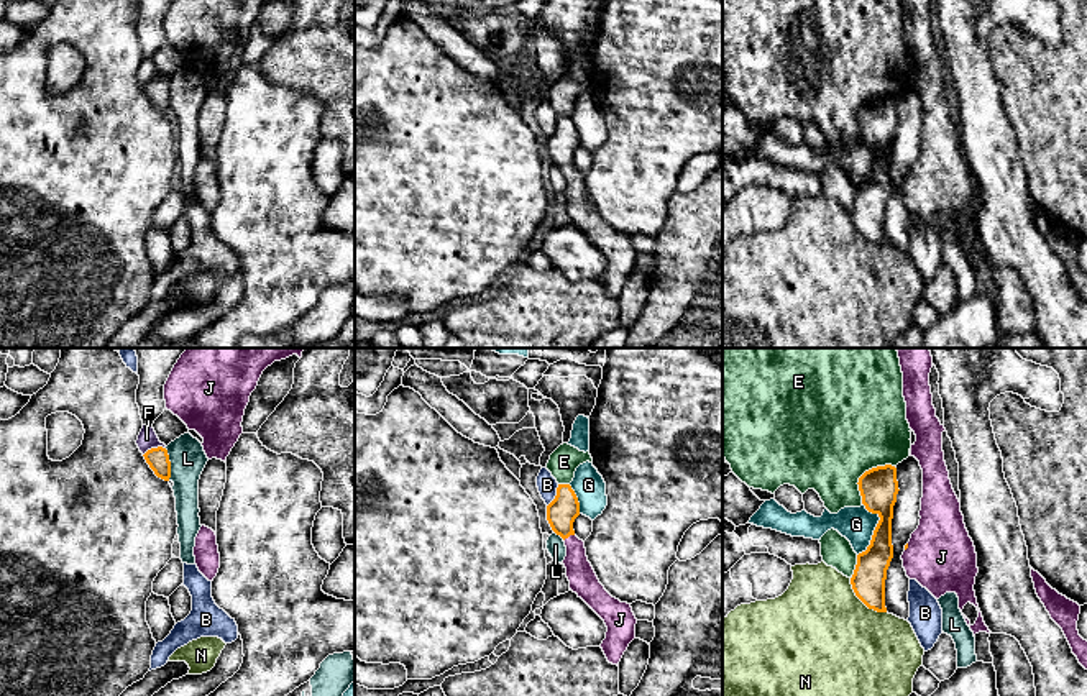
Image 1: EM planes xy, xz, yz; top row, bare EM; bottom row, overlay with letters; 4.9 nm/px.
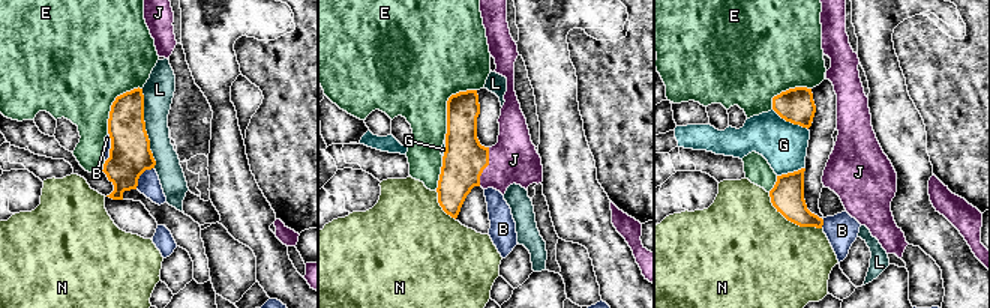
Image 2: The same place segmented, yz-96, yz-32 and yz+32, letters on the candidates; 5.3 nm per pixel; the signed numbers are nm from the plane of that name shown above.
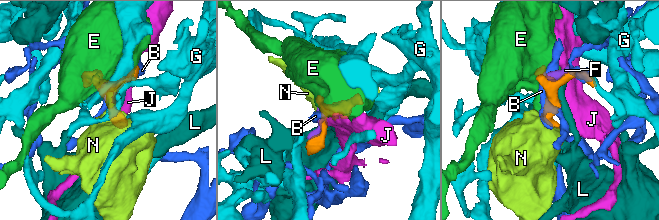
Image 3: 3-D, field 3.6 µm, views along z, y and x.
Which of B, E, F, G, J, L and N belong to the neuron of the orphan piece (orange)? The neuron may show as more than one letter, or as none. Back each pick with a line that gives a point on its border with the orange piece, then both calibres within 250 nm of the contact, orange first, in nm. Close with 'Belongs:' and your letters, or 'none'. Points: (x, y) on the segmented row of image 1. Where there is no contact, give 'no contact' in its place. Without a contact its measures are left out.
J: meets orange in xz at (568, 535); 150 nm thick on the orange side, 140 nm on the other
Belongs: J

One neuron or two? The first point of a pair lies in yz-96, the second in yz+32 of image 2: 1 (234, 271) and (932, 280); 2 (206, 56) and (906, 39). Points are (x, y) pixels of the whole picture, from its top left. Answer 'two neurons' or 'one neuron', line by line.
1: one neuron
2: two neurons

